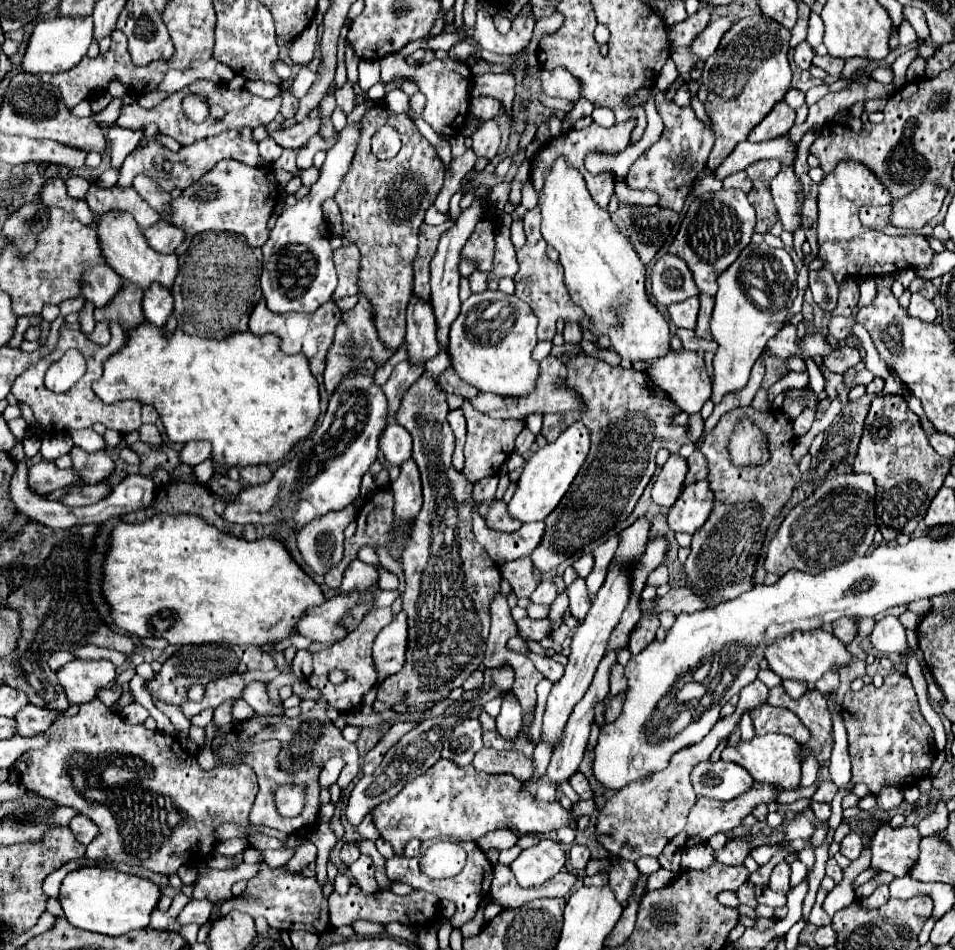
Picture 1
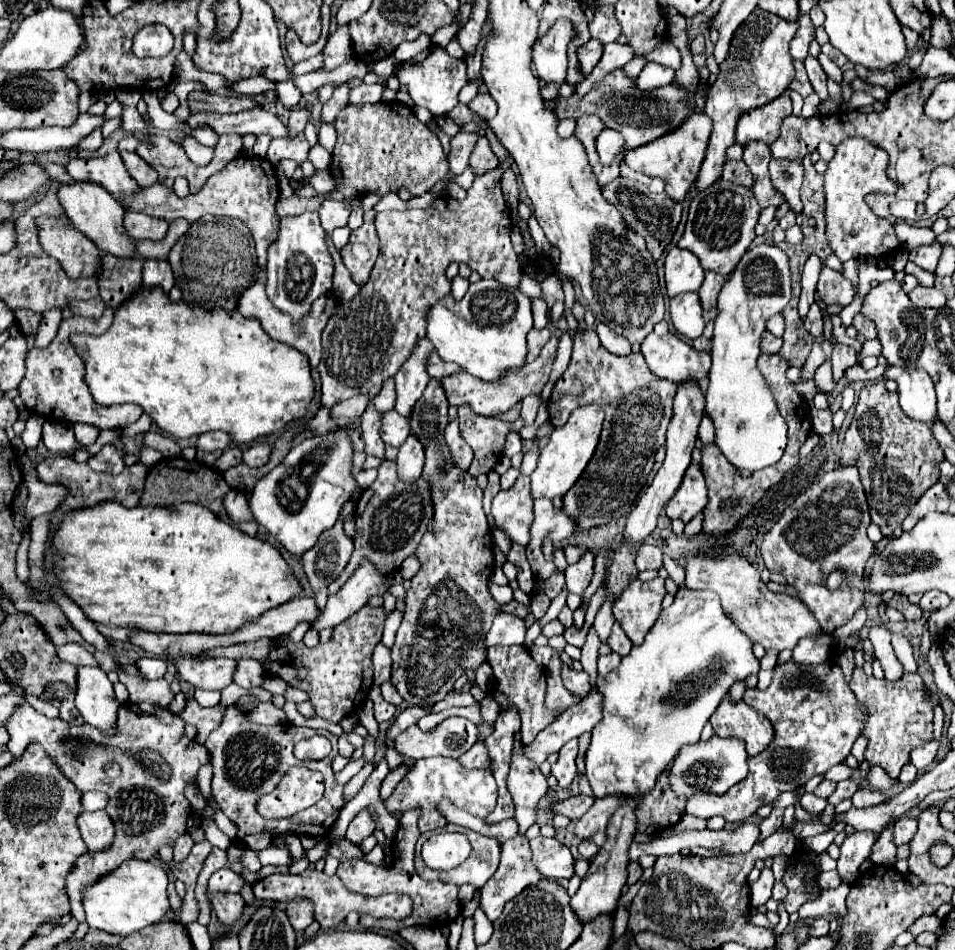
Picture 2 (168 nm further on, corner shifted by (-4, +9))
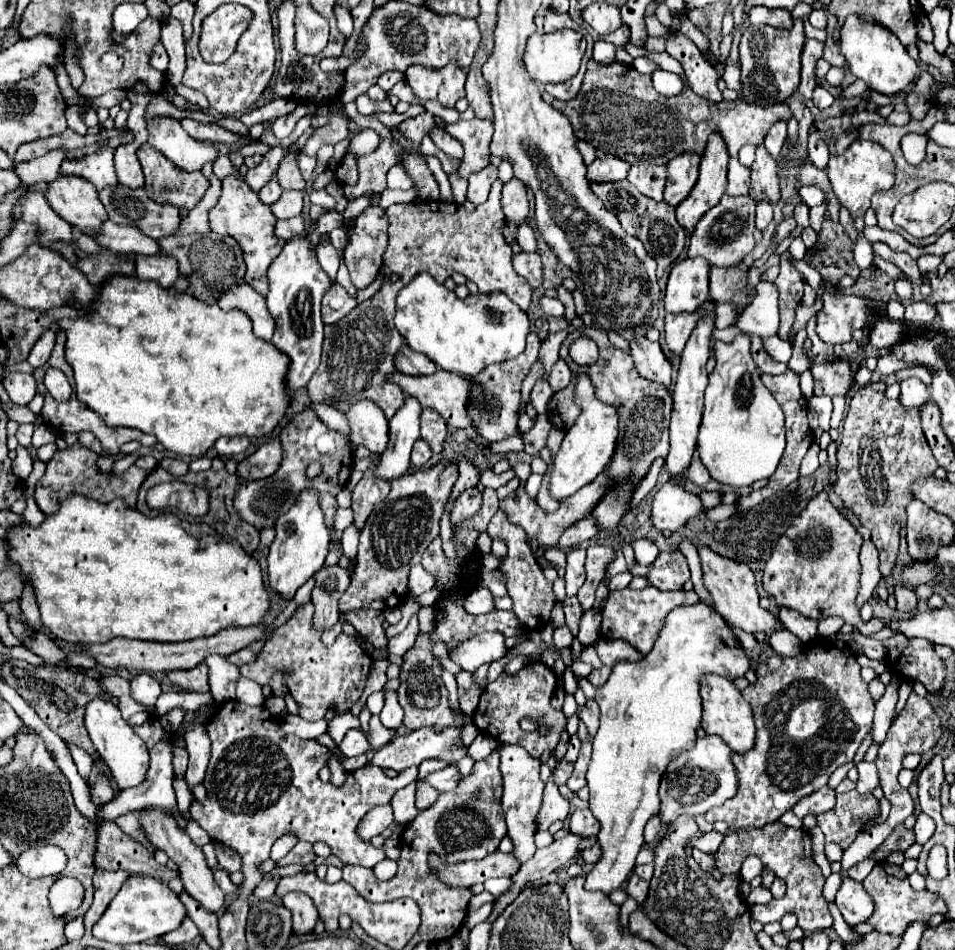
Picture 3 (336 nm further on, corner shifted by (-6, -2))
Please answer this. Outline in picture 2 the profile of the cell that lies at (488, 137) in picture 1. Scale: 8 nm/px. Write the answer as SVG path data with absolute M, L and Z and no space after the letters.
M479 138L479 142L475 144L471 156L469 156L469 166L475 172L475 176L481 176L489 170L495 170L499 166L497 156L493 154L487 138Z

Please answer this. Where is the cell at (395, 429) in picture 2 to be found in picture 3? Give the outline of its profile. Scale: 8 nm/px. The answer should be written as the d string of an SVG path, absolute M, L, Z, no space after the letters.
M363 399L355 405L335 403L333 407L349 417L353 443L363 445L377 455L385 451L385 447L389 445L389 421L373 401Z

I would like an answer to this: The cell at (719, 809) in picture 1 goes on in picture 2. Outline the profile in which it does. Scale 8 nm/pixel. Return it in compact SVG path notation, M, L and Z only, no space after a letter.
M835 656L821 664L799 664L791 658L785 664L777 664L773 672L769 688L747 688L743 694L743 700L763 712L773 724L775 736L771 744L757 756L749 756L751 772L723 796L711 796L707 792L691 796L685 808L687 814L705 820L723 816L727 822L743 822L751 818L759 806L775 802L781 792L797 790L809 778L825 774L831 766L849 756L853 742L865 726L867 708L857 702Z

